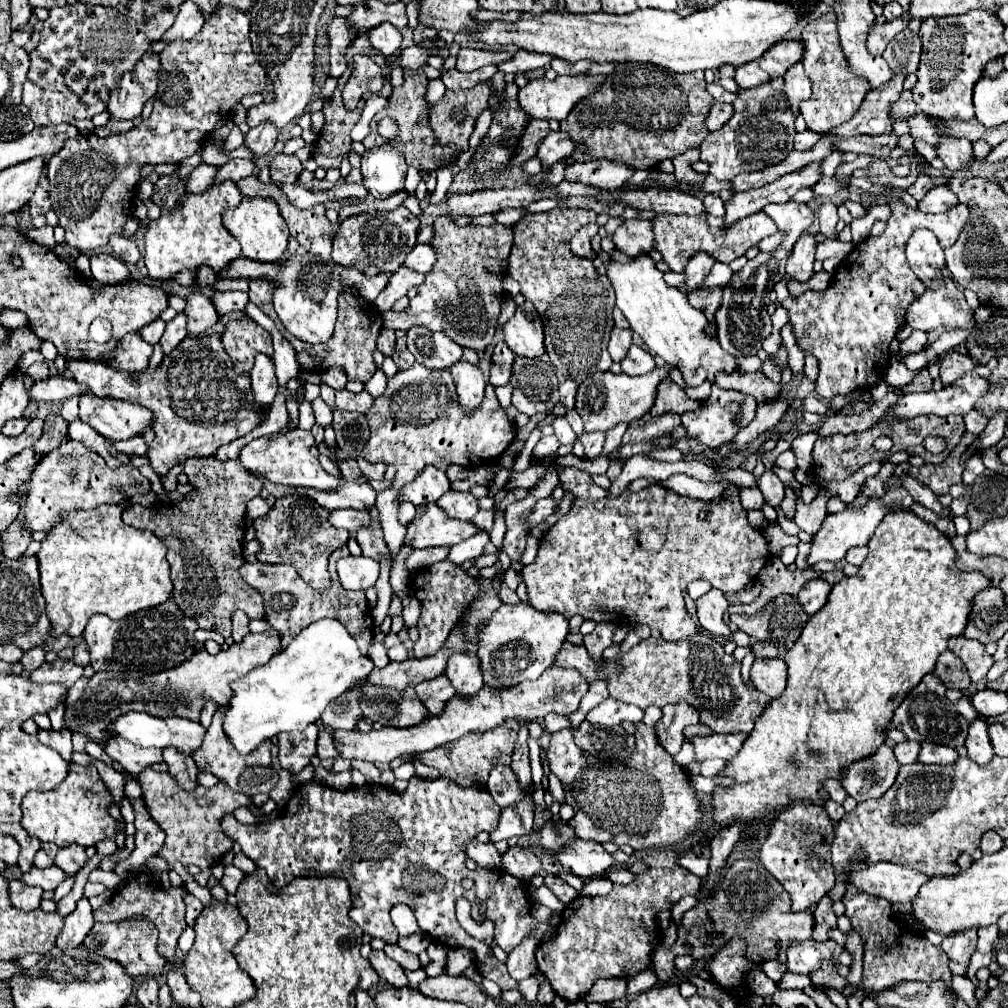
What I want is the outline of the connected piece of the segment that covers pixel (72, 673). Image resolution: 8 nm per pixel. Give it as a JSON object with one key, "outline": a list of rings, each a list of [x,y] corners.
{"outline":[[[58,658],[54,664],[44,662],[36,672],[30,674],[30,680],[36,680],[36,684],[56,682],[70,688],[78,678],[82,678],[82,674],[84,674],[82,666],[76,666],[72,660]]]}

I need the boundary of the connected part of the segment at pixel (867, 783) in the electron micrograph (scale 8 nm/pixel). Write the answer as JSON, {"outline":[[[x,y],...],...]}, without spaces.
{"outline":[[[882,744],[872,756],[864,760],[856,760],[844,772],[844,790],[856,800],[870,800],[880,798],[896,780],[898,774],[898,760],[886,744]]]}

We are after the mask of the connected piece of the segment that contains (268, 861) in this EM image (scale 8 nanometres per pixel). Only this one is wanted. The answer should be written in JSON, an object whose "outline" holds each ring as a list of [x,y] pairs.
{"outline":[[[412,776],[408,780],[408,788],[400,794],[378,784],[354,786],[348,792],[338,792],[320,784],[302,784],[292,792],[292,798],[276,820],[268,824],[242,824],[232,812],[228,812],[222,820],[222,830],[240,844],[242,852],[252,858],[256,866],[268,872],[268,878],[276,888],[302,876],[302,870],[314,870],[322,876],[342,874],[352,892],[350,918],[364,930],[364,934],[370,938],[382,938],[386,944],[396,944],[396,929],[388,912],[394,904],[408,904],[414,910],[422,932],[430,934],[434,940],[446,940],[448,948],[470,948],[478,958],[478,970],[484,978],[490,978],[502,990],[516,990],[518,982],[510,978],[506,964],[498,962],[488,944],[468,936],[456,920],[456,900],[464,896],[462,880],[466,876],[466,842],[476,838],[478,832],[496,830],[498,818],[500,806],[488,792],[456,788],[456,784],[444,776],[438,780]]]}

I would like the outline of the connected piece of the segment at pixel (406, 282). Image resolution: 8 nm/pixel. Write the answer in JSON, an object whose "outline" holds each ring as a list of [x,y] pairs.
{"outline":[[[400,268],[390,276],[388,286],[380,292],[380,296],[374,300],[374,306],[378,312],[386,312],[392,308],[392,304],[402,298],[410,288],[418,288],[424,282],[424,274],[418,274],[410,268]]]}

